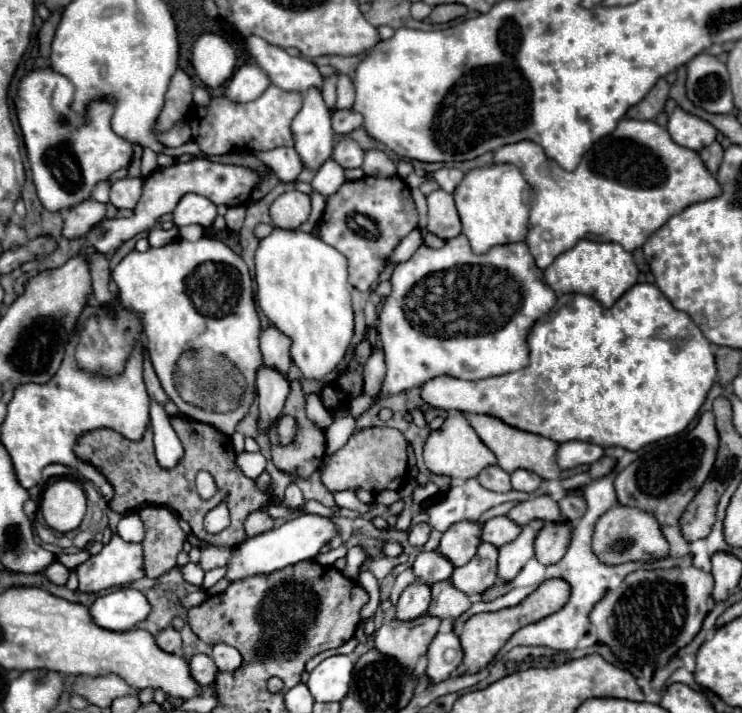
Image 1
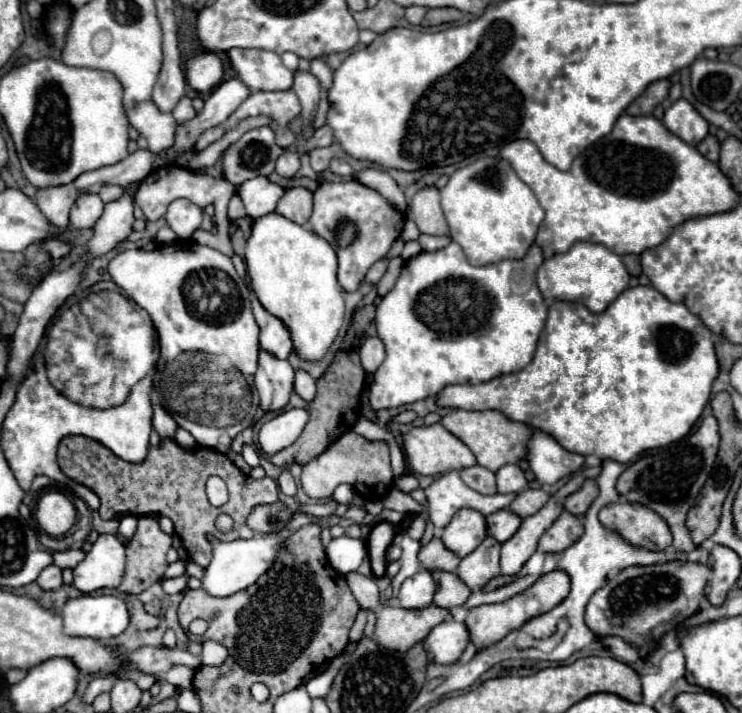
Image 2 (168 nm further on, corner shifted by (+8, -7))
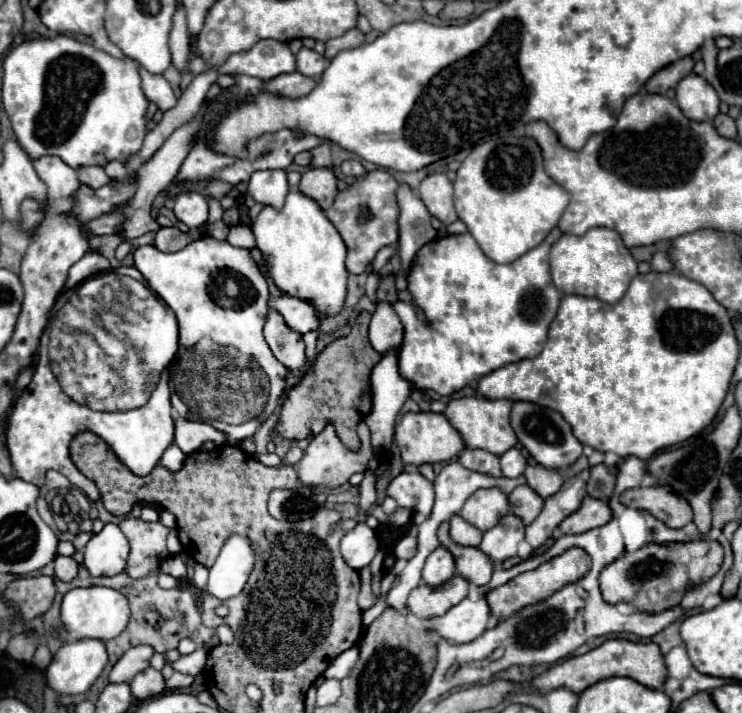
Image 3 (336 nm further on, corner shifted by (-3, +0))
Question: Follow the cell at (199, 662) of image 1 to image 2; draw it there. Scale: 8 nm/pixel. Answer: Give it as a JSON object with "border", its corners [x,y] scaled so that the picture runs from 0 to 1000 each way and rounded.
{"border":[[[237,933],[221,947],[221,952],[243,969],[245,966],[259,966],[259,944],[264,944],[264,938],[253,938],[251,933]]]}

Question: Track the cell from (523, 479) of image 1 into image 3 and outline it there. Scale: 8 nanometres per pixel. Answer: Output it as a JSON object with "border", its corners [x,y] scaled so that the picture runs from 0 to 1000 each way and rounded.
{"border":[[[689,628],[689,631],[683,631],[683,634],[681,634],[678,640],[673,640],[673,642],[675,642],[678,668],[683,668],[683,670],[697,670],[697,668],[702,668],[705,659],[708,659],[708,654],[710,654],[710,645],[708,645],[708,640],[702,637],[699,628]]]}

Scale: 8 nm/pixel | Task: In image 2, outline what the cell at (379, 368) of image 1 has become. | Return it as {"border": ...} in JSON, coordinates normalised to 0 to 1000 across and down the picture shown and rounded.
{"border":[[[491,473],[485,484],[485,506],[491,512],[493,526],[504,526],[507,518],[518,506],[518,484],[509,473]]]}

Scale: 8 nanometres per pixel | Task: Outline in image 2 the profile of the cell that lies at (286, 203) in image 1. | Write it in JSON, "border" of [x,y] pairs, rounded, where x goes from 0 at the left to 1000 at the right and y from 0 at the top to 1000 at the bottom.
{"border":[[[394,262],[383,271],[369,296],[402,316],[410,316],[420,302],[420,271],[410,262]]]}

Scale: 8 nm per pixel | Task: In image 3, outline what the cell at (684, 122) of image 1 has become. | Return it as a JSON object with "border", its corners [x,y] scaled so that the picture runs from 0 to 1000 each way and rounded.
{"border":[[[929,104],[912,118],[912,146],[926,165],[939,171],[958,171],[969,160],[964,123],[939,104]]]}

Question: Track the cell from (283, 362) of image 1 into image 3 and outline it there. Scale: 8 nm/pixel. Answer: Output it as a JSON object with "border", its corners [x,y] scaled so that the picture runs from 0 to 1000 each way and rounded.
{"border":[[[376,415],[363,421],[363,432],[371,432],[384,446],[387,457],[406,468],[430,460],[433,440],[430,435],[425,435],[425,429],[419,429],[419,424],[408,424],[406,418],[392,415]]]}

